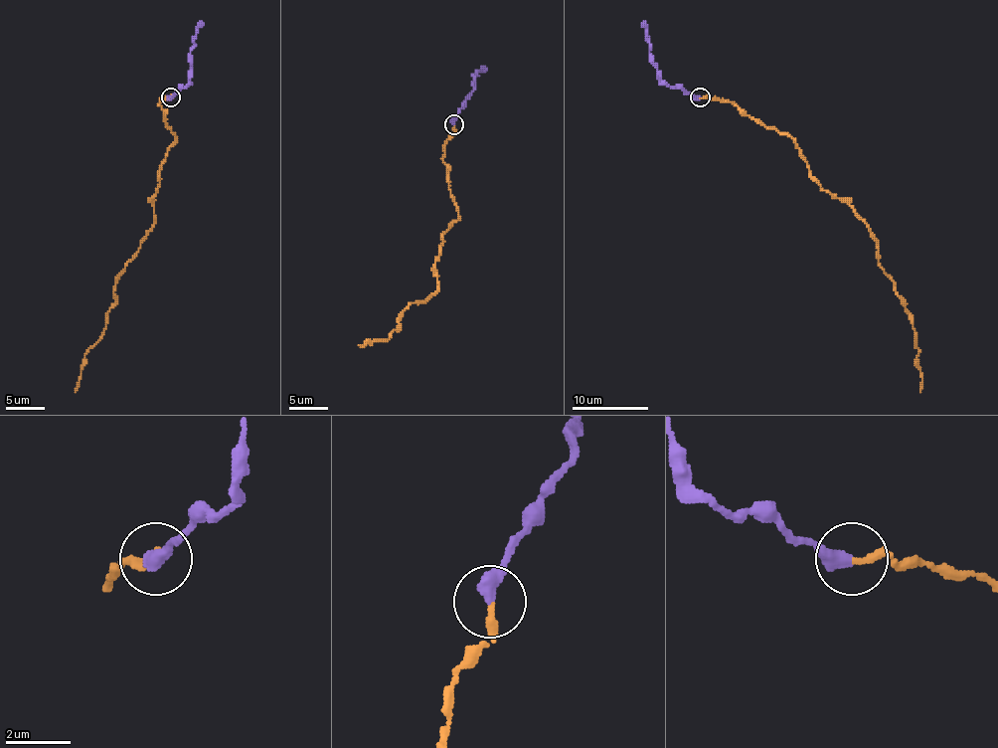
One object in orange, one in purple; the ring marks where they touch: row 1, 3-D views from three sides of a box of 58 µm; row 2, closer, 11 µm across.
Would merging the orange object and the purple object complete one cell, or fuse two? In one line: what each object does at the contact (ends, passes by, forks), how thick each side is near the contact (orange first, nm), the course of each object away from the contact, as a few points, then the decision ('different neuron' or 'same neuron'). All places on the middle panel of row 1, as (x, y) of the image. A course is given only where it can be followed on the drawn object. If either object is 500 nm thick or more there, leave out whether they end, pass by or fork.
orange ends; purple ends; calibres 240 and 480 nm; course orange (454, 123), (442, 158), (458, 218), (442, 234), (436, 289), (423, 302), (412, 302), (387, 339), (358, 345); course purple (454, 123), (454, 118), (473, 86), (473, 74), (485, 68); same neuron

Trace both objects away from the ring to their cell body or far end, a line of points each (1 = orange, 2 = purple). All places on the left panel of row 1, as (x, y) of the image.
1: (171, 97), (159, 101), (175, 142), (152, 198), (153, 223), (117, 279), (115, 303), (84, 355), (75, 392)
2: (171, 97), (184, 89), (190, 79), (190, 48), (202, 21)

